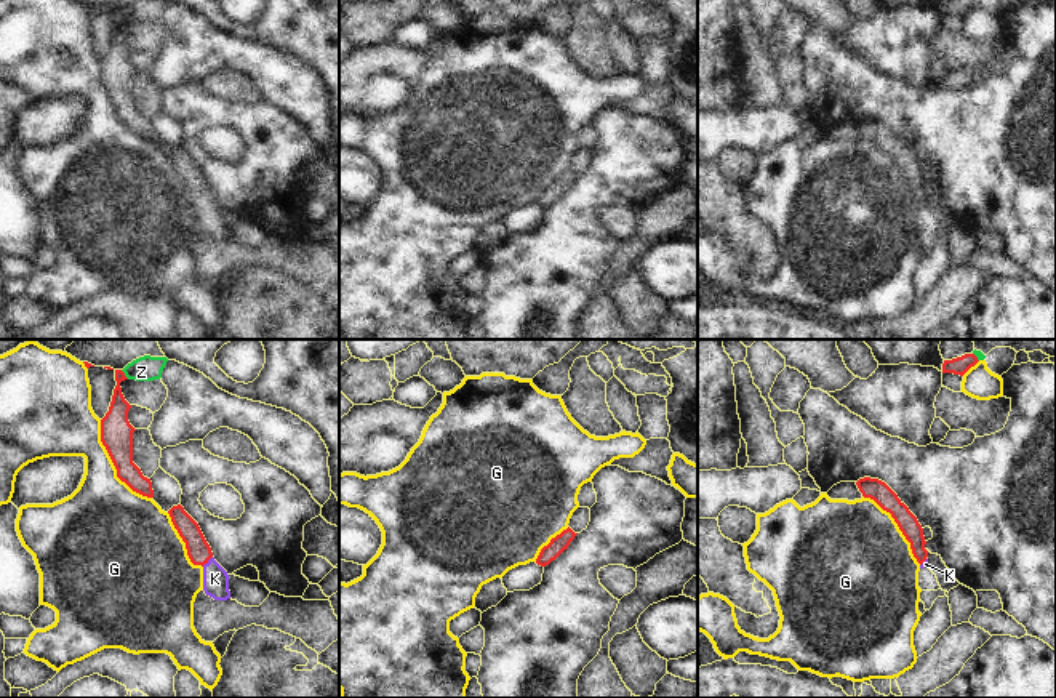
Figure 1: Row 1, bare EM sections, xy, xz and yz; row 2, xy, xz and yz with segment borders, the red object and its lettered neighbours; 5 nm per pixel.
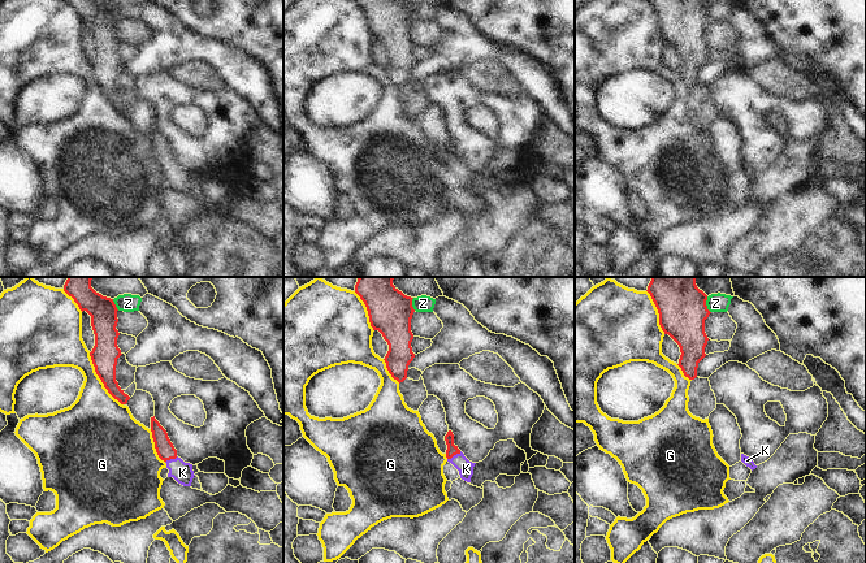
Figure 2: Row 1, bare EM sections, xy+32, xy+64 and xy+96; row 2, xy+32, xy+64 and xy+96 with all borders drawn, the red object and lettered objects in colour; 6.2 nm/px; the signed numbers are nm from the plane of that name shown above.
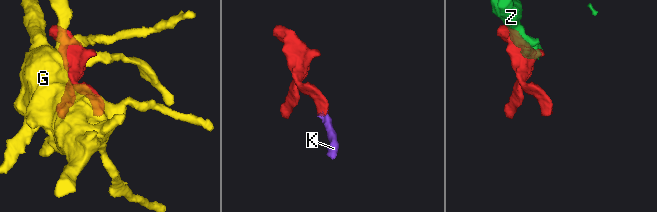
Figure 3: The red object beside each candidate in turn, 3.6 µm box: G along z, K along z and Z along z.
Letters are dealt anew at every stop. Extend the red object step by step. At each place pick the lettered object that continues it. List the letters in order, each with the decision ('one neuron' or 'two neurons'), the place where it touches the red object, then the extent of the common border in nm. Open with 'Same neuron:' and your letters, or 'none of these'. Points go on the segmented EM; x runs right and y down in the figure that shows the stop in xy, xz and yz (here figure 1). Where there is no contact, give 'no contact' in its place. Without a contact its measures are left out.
Same neuron: K
G: two neurons; contact xy (114, 465); length 480 nm
K: one neuron; contact xy (207, 561); length 80 nm
Z: two neurons; contact xy (124, 375); length 60 nm

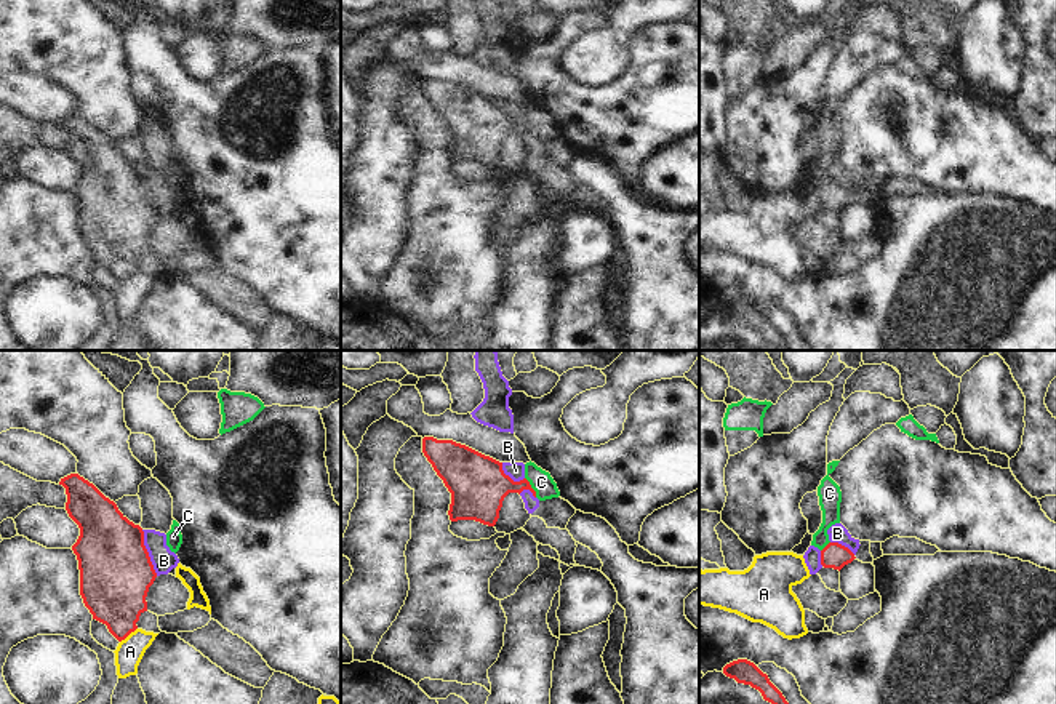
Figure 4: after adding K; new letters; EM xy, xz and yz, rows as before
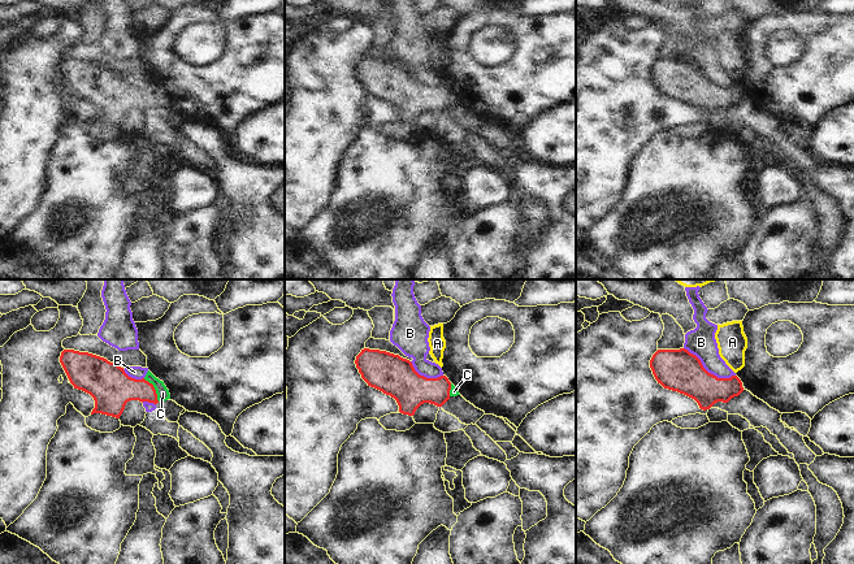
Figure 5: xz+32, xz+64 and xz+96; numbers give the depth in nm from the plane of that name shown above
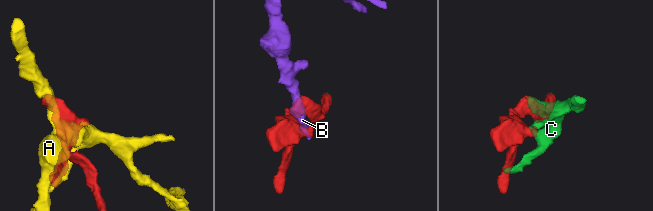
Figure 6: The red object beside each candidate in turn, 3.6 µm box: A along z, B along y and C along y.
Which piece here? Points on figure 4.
Same neuron: C
A: two neurons; contact xy (128, 634); length 120 nm
B: two neurons; contact xy (148, 552); length 240 nm
C: one neuron; contact xz (530, 487); length 120 nm

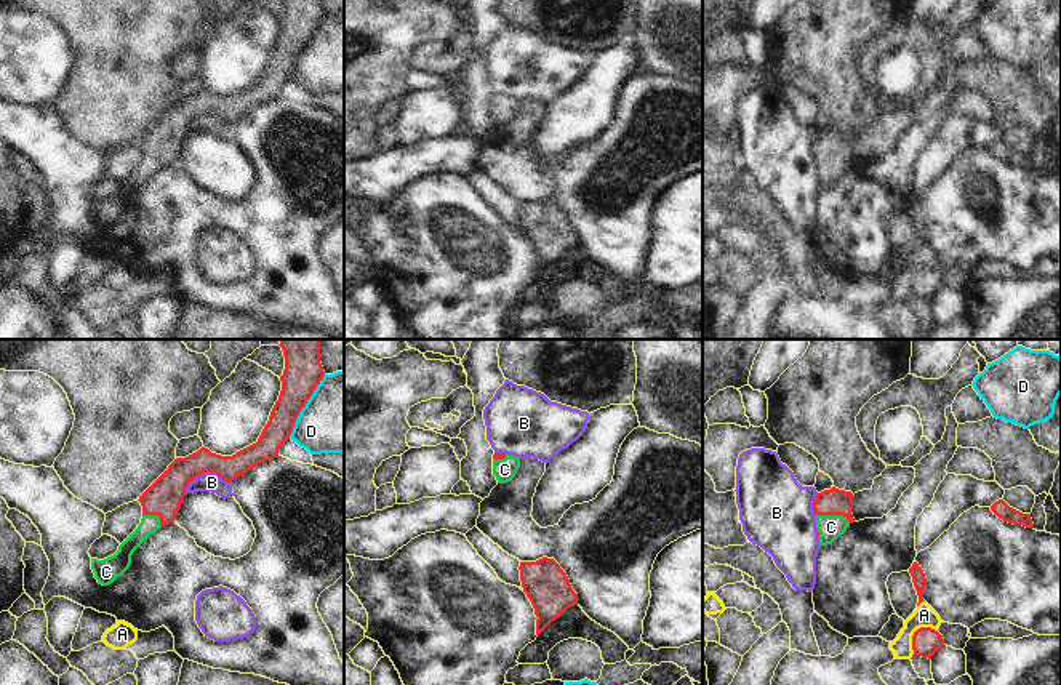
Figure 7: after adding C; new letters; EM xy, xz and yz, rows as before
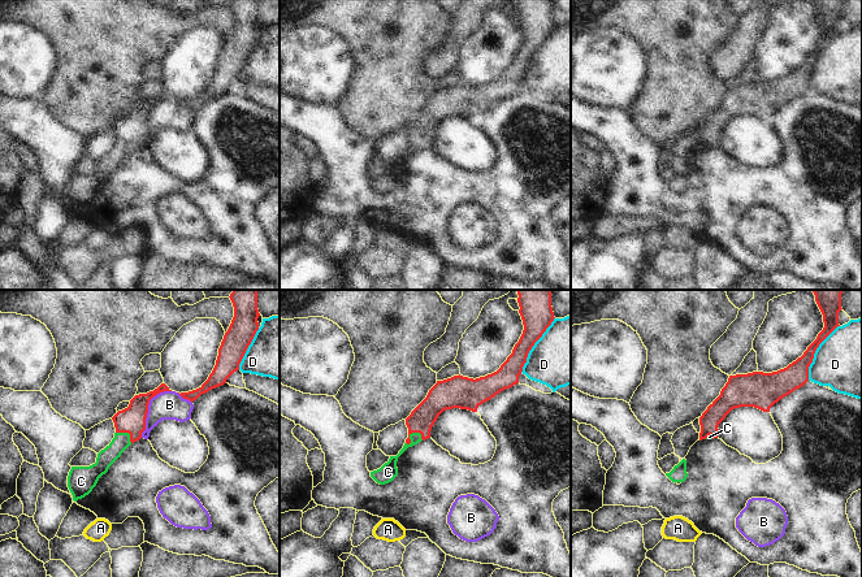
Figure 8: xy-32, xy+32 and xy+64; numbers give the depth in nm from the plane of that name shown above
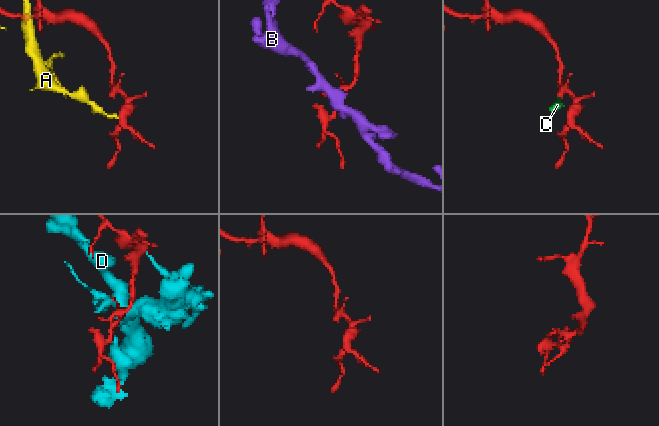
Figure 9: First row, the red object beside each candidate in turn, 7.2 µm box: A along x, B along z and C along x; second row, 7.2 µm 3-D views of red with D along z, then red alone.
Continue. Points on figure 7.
Same neuron: C
A: two neurons; contact yz (914, 632); length 190 nm
B: two neurons; contact xy (205, 471); length 240 nm
C: one neuron; contact yz (834, 514); length 180 nm
D: two neurons; contact xy (304, 405); length 380 nm

